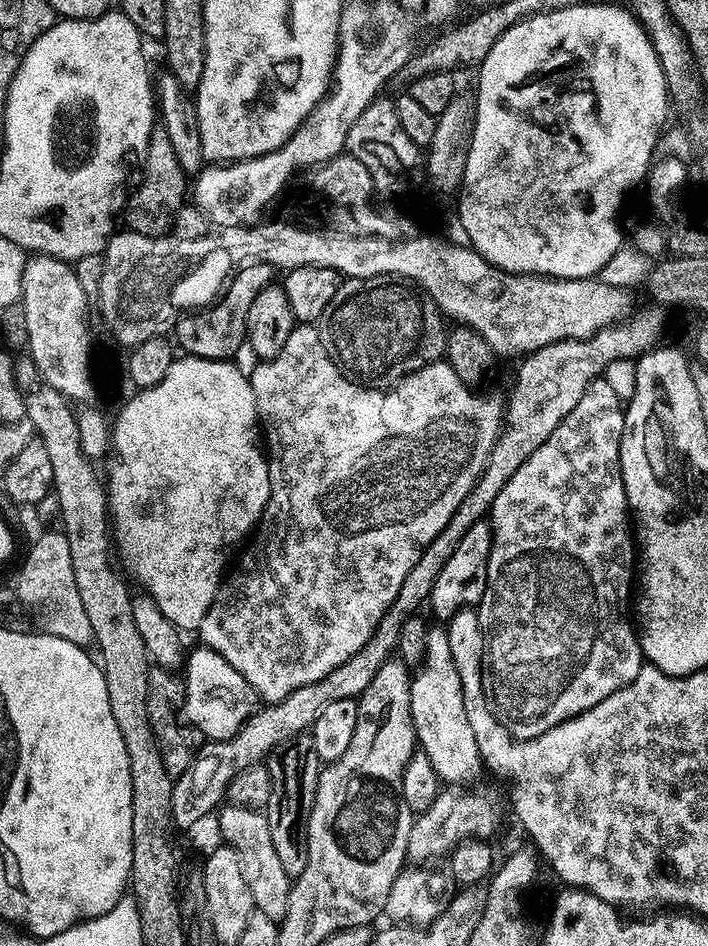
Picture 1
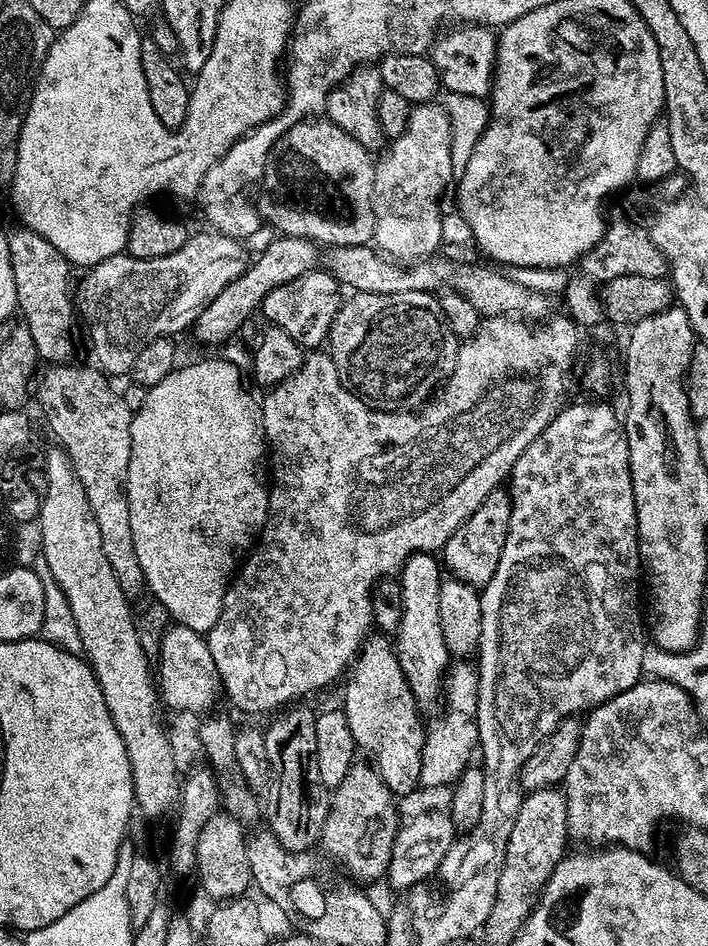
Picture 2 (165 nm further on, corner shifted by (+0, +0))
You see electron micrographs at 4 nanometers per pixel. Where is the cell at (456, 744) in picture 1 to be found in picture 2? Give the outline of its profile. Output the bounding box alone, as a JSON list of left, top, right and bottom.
[394,552,450,705]

